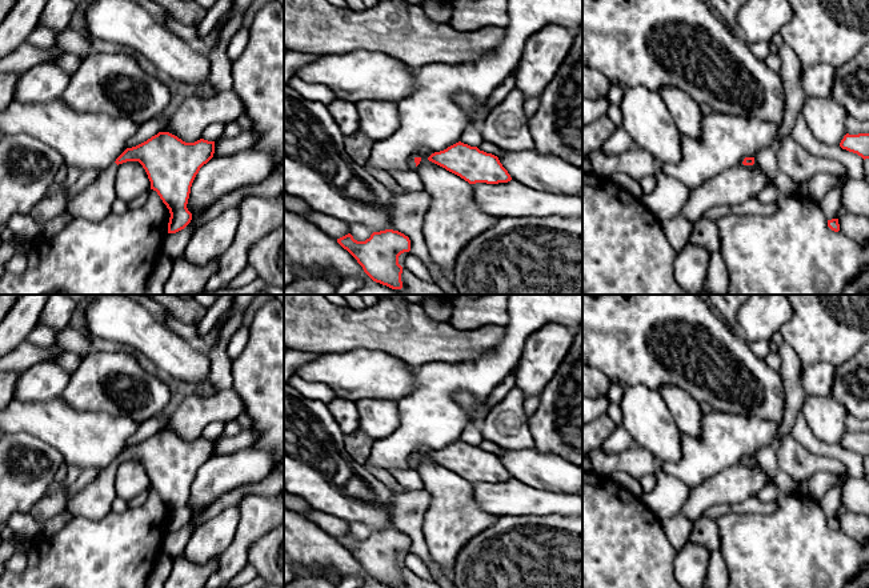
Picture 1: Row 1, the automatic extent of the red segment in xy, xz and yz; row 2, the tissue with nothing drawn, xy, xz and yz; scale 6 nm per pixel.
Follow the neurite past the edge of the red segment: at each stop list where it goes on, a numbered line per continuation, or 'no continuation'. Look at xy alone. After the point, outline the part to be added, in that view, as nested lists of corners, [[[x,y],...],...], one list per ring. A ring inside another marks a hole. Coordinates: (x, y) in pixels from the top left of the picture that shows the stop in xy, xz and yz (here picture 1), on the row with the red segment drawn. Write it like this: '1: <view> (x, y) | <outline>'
1: xy (95, 202) | [[[113,163],[105,168],[100,176],[77,193],[68,203],[68,215],[71,217],[84,217],[88,220],[103,220],[112,213],[112,204],[116,200],[115,173],[117,164]]]

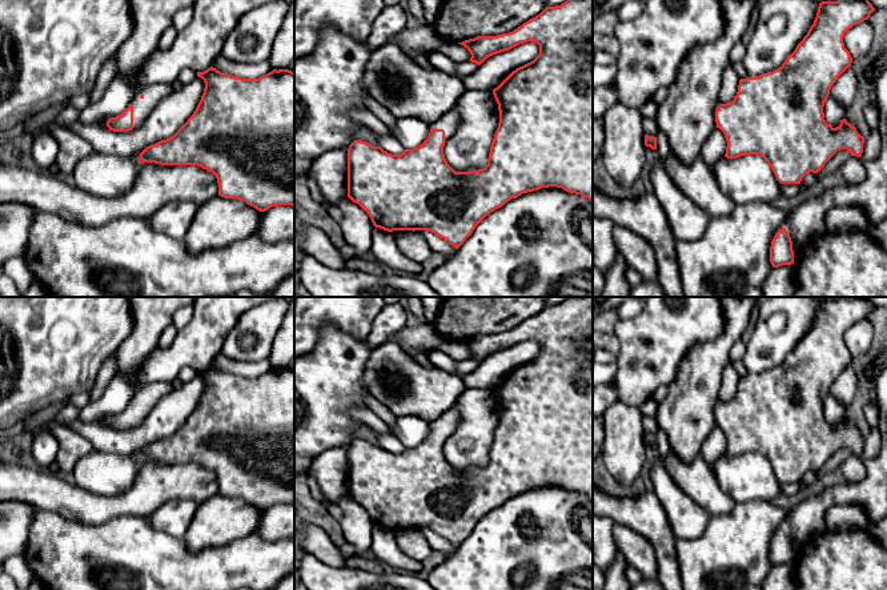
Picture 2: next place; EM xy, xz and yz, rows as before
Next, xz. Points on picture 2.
1: xz (449, 121) | [[[450,111],[445,113],[440,120],[429,124],[432,129],[445,131],[445,141],[447,141],[451,137],[451,135],[457,131],[458,125],[459,120],[455,111]]]

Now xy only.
1: xy (153, 93) | [[[150,84],[143,88],[139,95],[132,100],[133,108],[133,128],[137,128],[150,115],[154,107],[162,97],[172,91],[170,84]]]

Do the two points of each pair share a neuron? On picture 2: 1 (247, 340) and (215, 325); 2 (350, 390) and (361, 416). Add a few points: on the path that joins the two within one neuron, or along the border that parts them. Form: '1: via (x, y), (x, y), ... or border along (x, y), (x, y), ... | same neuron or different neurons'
1: border along (247, 310), (227, 336), (220, 352) | different neurons
2: border along (366, 406), (352, 412), (362, 424) | different neurons

